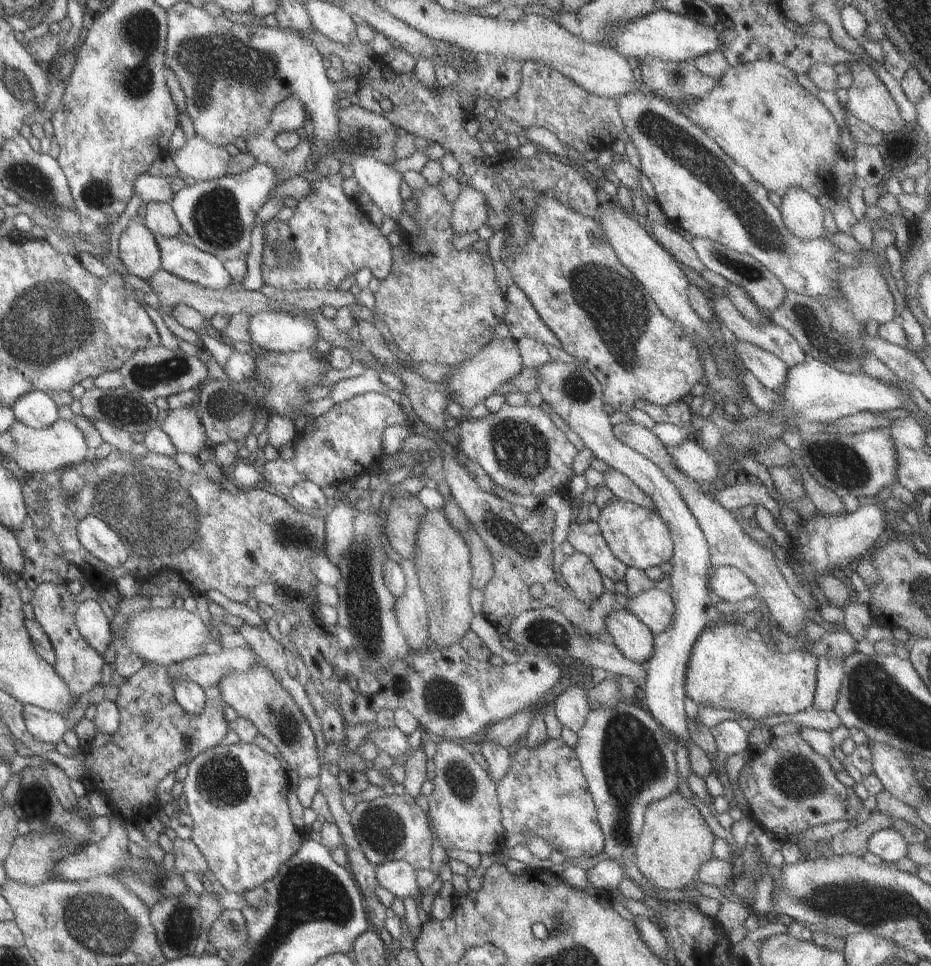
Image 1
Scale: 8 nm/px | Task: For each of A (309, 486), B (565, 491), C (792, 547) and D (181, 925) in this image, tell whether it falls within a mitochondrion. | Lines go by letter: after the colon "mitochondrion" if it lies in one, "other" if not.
A: other
B: other
C: other
D: mitochondrion

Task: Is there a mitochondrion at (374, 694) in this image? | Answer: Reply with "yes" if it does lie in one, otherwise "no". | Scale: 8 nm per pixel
no

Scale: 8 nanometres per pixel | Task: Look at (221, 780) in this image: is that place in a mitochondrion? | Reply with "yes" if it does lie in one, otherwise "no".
yes

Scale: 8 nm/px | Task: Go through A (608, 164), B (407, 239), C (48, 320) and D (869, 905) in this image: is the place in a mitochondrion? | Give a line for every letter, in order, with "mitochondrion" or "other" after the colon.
A: other
B: other
C: mitochondrion
D: mitochondrion

